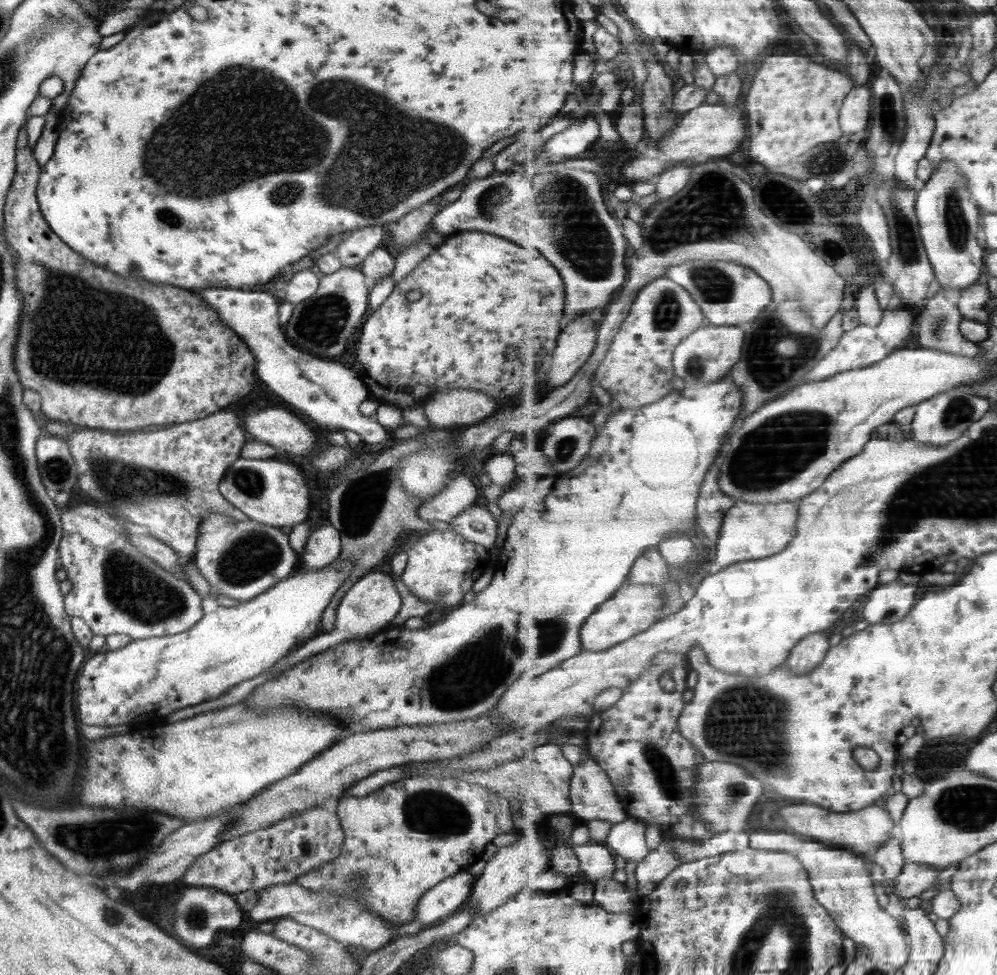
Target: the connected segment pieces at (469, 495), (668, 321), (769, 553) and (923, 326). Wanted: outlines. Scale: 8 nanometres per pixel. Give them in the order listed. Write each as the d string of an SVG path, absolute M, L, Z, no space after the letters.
M460 474L450 479L437 496L419 506L417 512L423 520L450 522L452 518L466 512L470 506L474 506L484 498L485 495L478 491L470 477Z
M666 275L642 289L633 312L614 338L606 360L596 373L596 380L623 408L653 405L674 392L672 380L677 375L674 353L678 345L702 328L706 320L701 303L685 286Z
M744 500L737 501L728 511L722 528L720 541L717 542L716 560L711 566L711 575L746 561L756 561L772 557L787 550L798 534L798 506L792 502L784 504L750 504Z
M943 288L926 304L919 316L918 344L968 356L980 354L980 346L962 332L965 316L959 303L950 302Z

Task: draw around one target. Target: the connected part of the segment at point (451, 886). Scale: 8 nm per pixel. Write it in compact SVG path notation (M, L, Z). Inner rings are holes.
M465 870L440 881L422 894L414 920L428 927L450 916L466 904L475 882L476 877Z

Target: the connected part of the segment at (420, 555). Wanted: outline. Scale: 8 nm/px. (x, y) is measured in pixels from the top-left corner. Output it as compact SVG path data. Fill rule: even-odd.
M452 530L427 533L419 541L412 542L406 548L406 554L408 563L398 580L424 602L435 602L450 608L463 602L464 594L472 590L476 580L495 560L488 550Z

